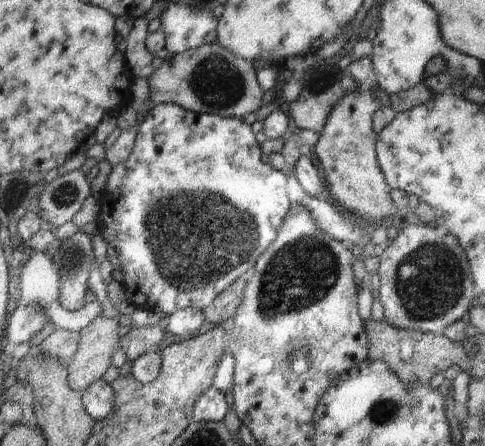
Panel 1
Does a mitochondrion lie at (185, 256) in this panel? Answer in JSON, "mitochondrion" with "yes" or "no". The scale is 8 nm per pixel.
{"mitochondrion":"yes"}

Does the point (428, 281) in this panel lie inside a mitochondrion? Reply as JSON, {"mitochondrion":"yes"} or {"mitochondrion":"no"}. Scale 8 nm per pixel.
{"mitochondrion":"yes"}

